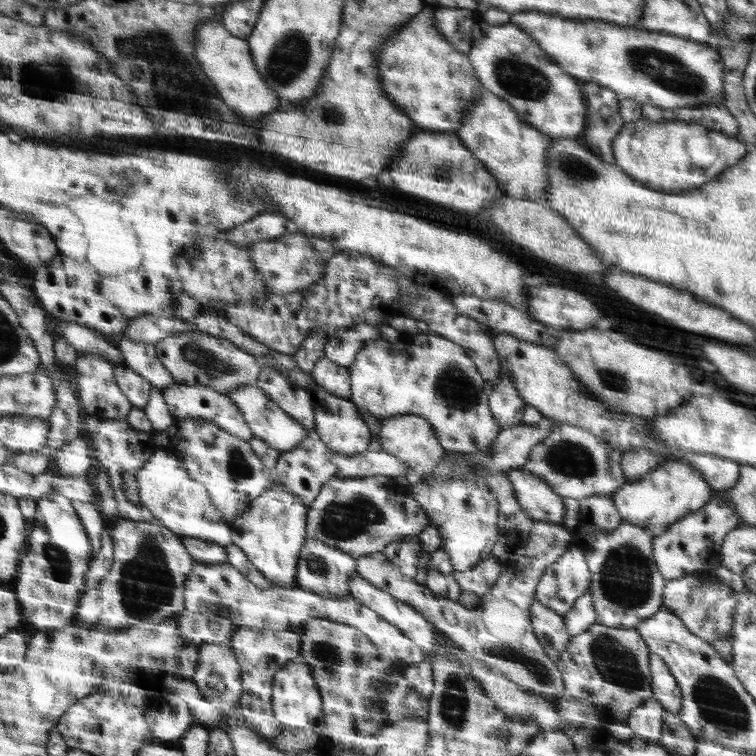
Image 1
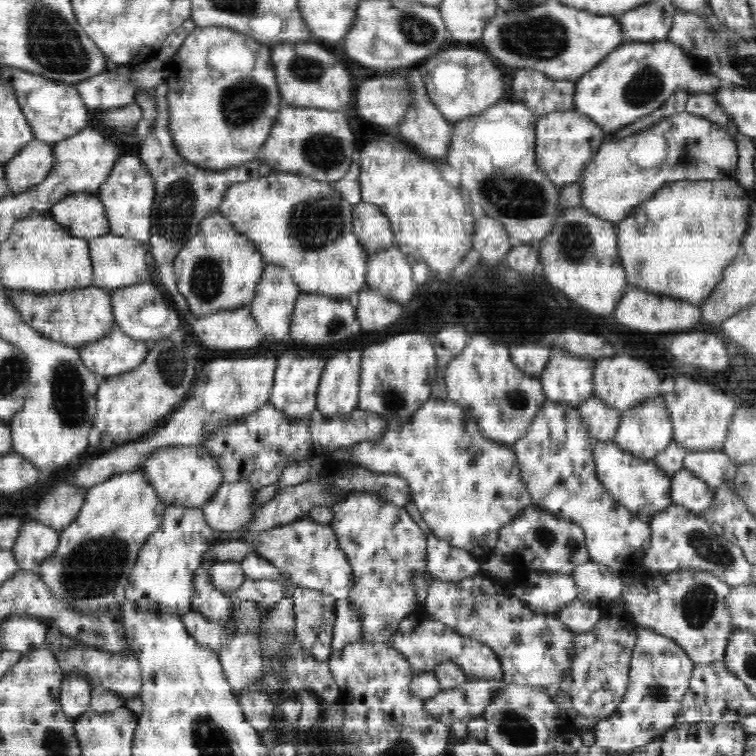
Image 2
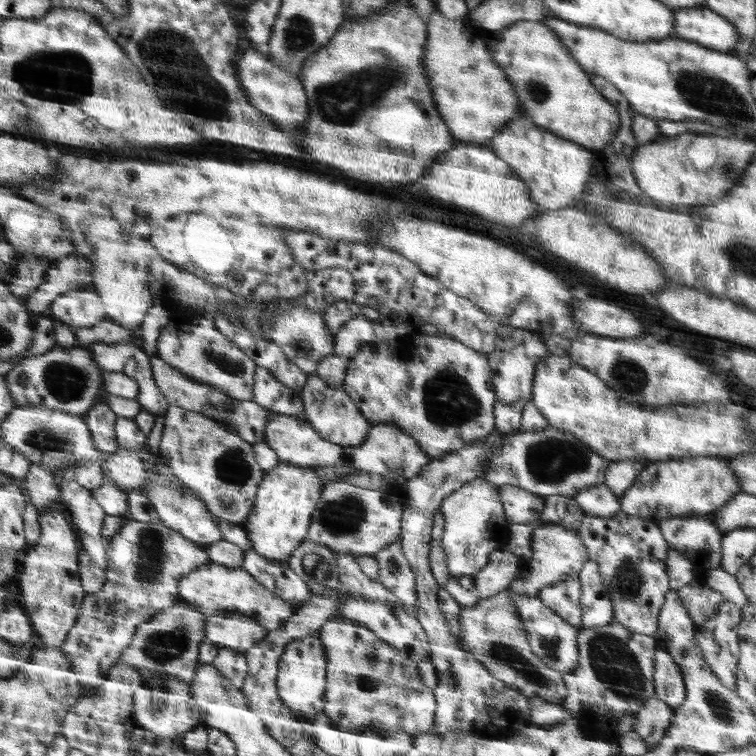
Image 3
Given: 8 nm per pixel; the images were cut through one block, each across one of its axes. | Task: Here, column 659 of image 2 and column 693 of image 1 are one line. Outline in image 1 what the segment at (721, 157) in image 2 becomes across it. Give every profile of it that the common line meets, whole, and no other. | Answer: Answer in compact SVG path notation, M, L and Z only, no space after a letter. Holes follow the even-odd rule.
M642 118L636 122L625 122L620 133L612 140L612 153L614 162L619 168L635 181L646 188L656 189L658 192L670 192L680 194L704 187L724 174L734 164L738 164L748 154L746 144L739 141L737 137L731 137L719 131L706 129L696 122L684 122L684 120L648 120ZM692 135L706 135L714 147L718 158L712 166L700 168L692 164L692 160L686 150L686 139Z

